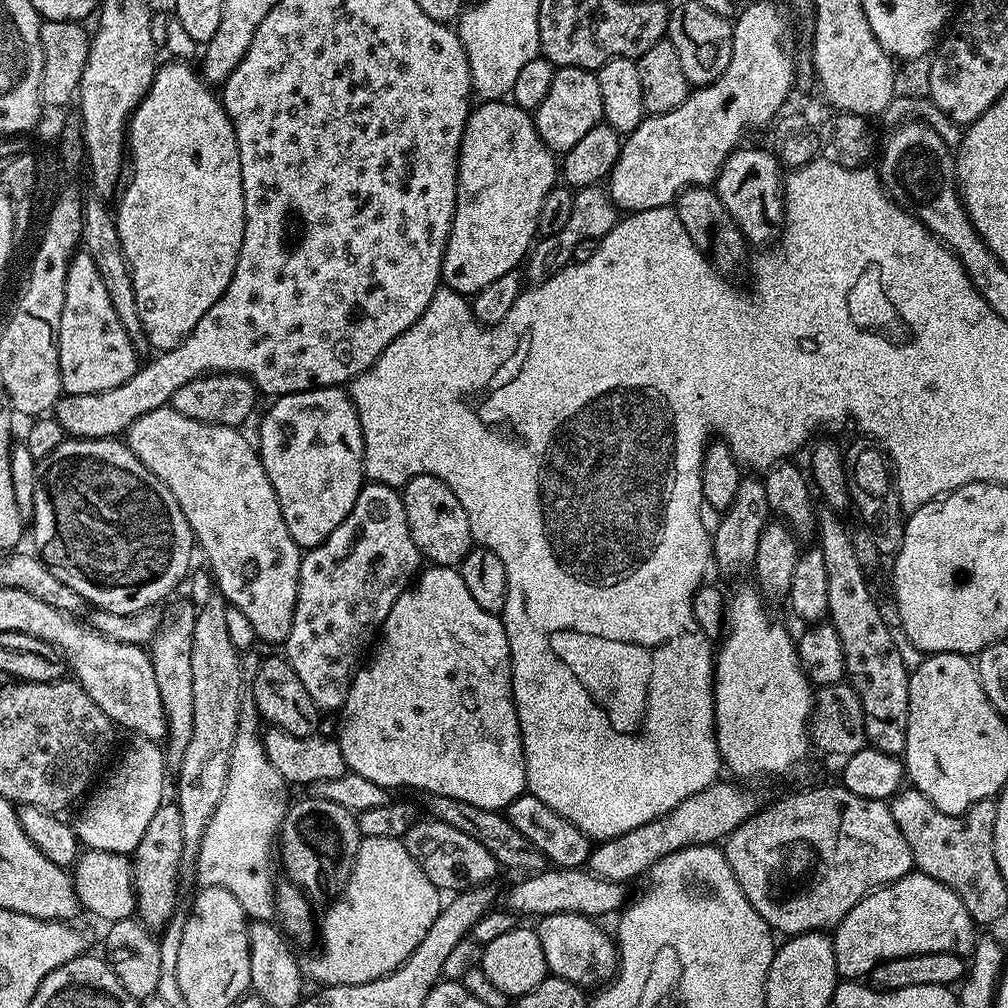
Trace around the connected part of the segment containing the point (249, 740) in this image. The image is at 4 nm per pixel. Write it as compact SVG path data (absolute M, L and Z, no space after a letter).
M241 703L225 790L206 826L194 865L199 885L230 890L252 920L266 920L273 915L274 841L290 807L290 799L284 794L286 781L267 758L260 727L256 705Z

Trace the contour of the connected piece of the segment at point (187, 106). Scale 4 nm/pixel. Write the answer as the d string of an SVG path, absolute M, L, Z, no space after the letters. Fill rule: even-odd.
M188 62L161 63L156 69L156 76L152 80L148 91L135 110L127 126L126 152L129 157L136 156L136 172L127 173L128 185L120 196L120 205L114 208L118 217L122 250L127 255L127 264L135 279L138 314L141 315L144 332L148 335L149 345L156 350L167 350L178 346L198 326L202 314L224 296L226 286L230 286L230 278L236 269L238 254L242 250L244 241L244 191L242 190L242 170L240 169L240 151L236 141L236 131L232 120L225 110L221 97L216 96L207 80L199 71L196 72Z

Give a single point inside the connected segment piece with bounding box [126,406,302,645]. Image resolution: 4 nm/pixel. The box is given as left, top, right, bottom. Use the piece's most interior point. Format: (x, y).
(215, 473)

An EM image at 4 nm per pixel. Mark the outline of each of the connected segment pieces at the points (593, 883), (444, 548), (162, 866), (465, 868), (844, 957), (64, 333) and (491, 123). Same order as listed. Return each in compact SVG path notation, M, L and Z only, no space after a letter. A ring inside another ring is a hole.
M578 868L545 870L537 876L526 876L517 881L508 892L507 907L520 918L523 916L543 918L559 912L576 912L580 916L601 918L600 916L606 915L607 912L615 913L623 909L626 904L625 885L615 884L612 880L603 880L587 870Z
M415 476L404 485L402 495L410 534L420 547L421 557L436 566L459 565L474 547L474 541L466 510L462 510L462 502L458 502L454 490L433 476Z
M165 802L154 810L154 818L146 825L146 834L138 842L131 857L133 886L136 894L135 915L149 930L157 930L176 912L176 891L182 872L182 815L176 802Z
M419 819L408 828L402 839L416 864L422 866L423 873L442 892L481 887L491 883L496 872L499 873L499 864L486 846L441 820Z
M913 870L907 872L902 878L898 878L889 884L883 884L881 888L876 888L873 892L862 897L858 903L850 910L850 914L846 914L846 918L842 918L842 922L837 924L832 936L832 945L834 946L834 958L836 959L836 975L843 978L845 981L852 982L857 978L867 977L872 968L878 966L884 960L898 959L903 956L910 955L926 955L932 952L951 952L956 953L961 957L967 957L972 952L978 939L978 928L974 923L972 916L966 910L966 906L962 906L962 900L954 894L954 890L950 890L942 882L938 882L934 878L930 878L925 872Z
M87 250L77 251L68 267L58 350L60 387L69 396L114 390L125 384L138 367L136 347L119 321L99 268Z
M504 100L477 103L469 111L460 143L456 209L444 251L443 283L456 292L475 294L490 286L490 282L502 278L502 274L517 271L537 239L536 223L542 202L557 184L557 157L542 142L535 119L525 109Z

